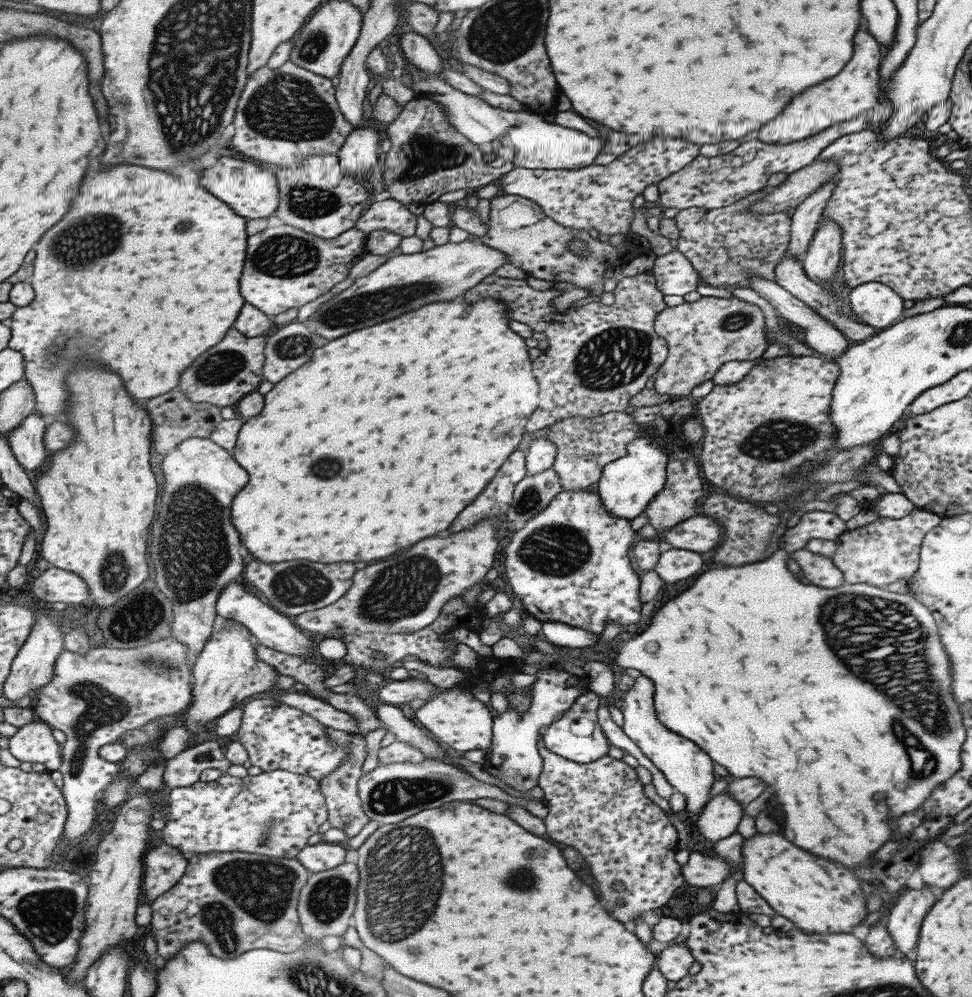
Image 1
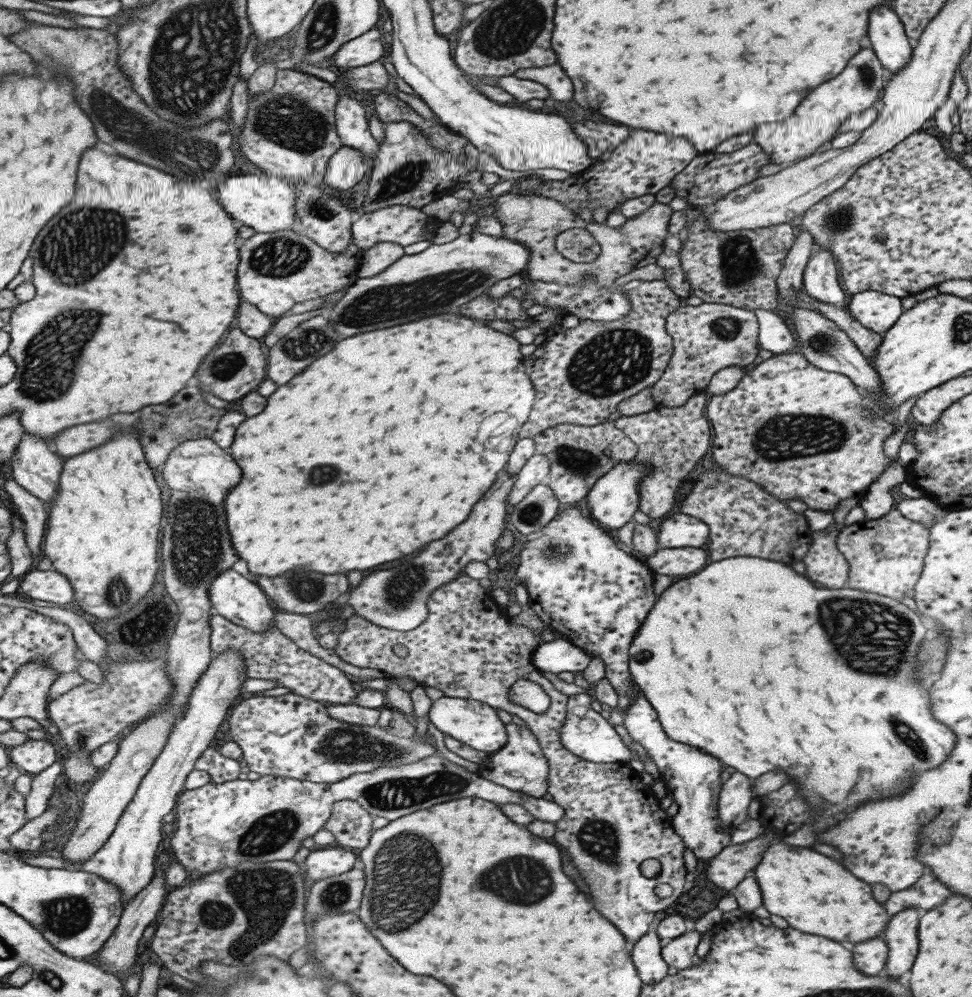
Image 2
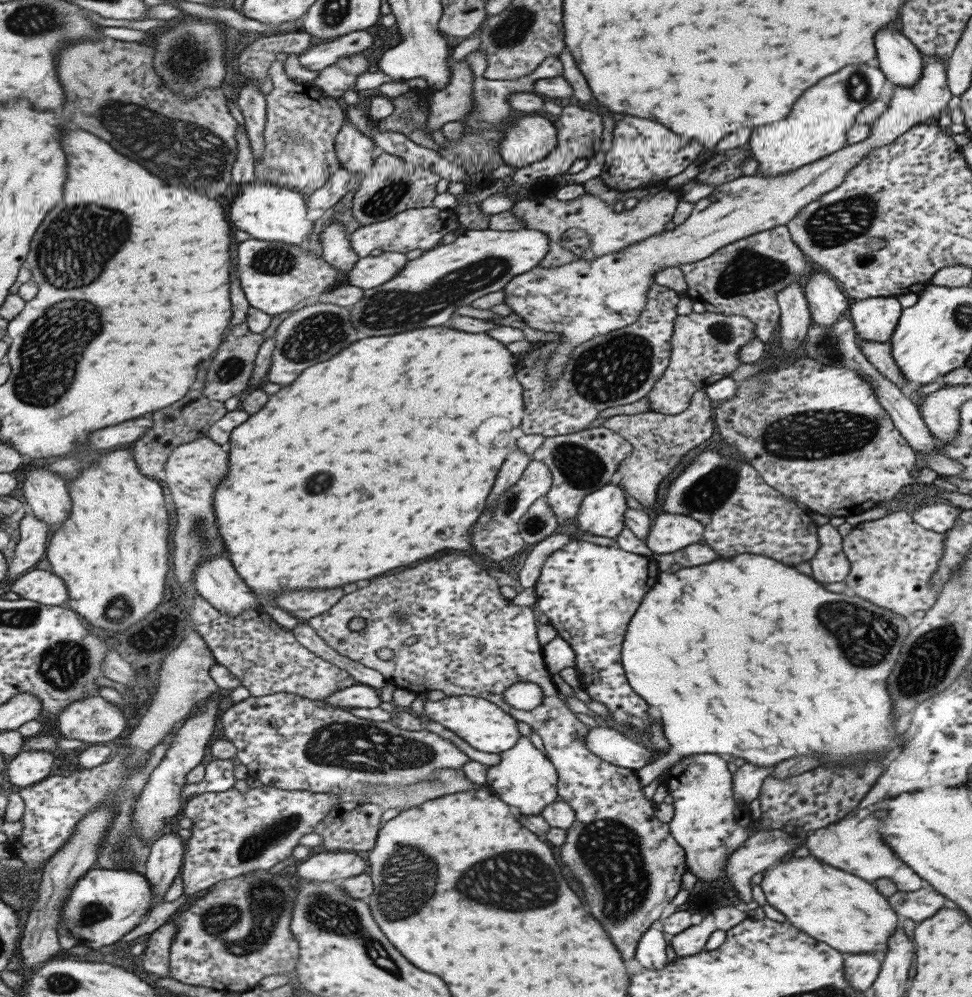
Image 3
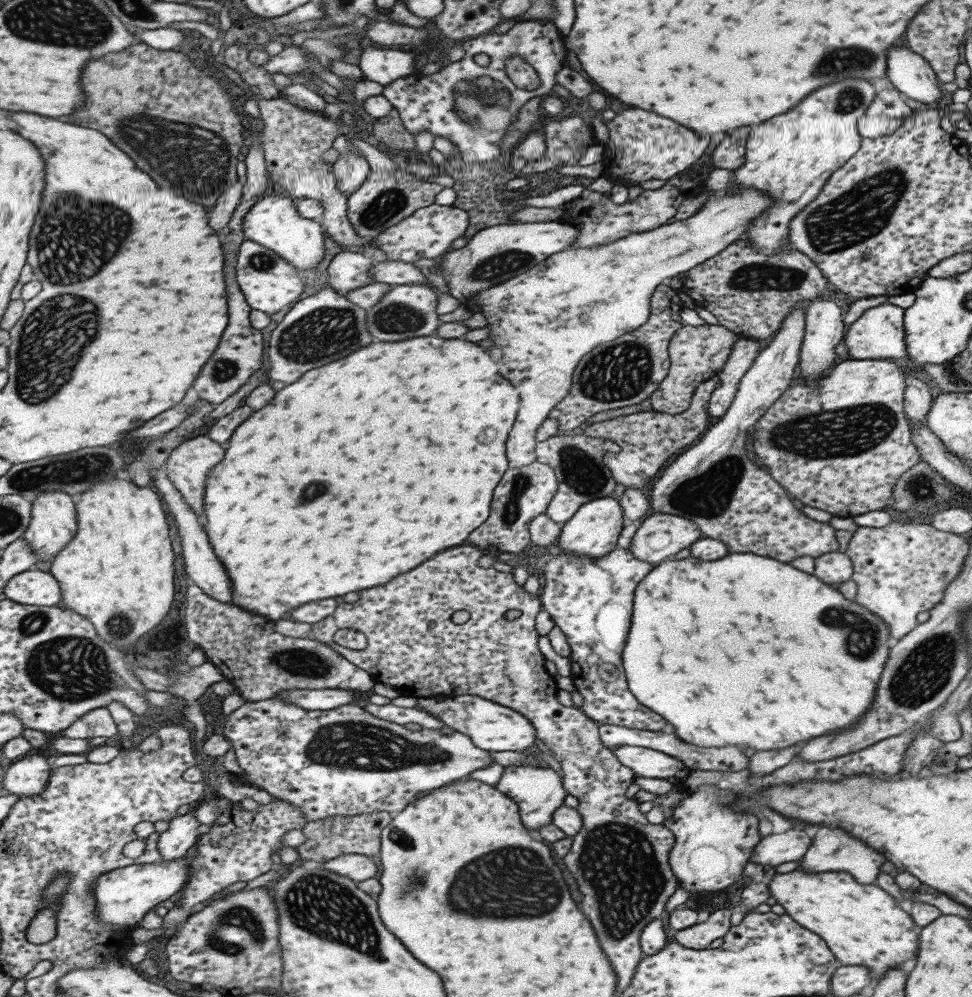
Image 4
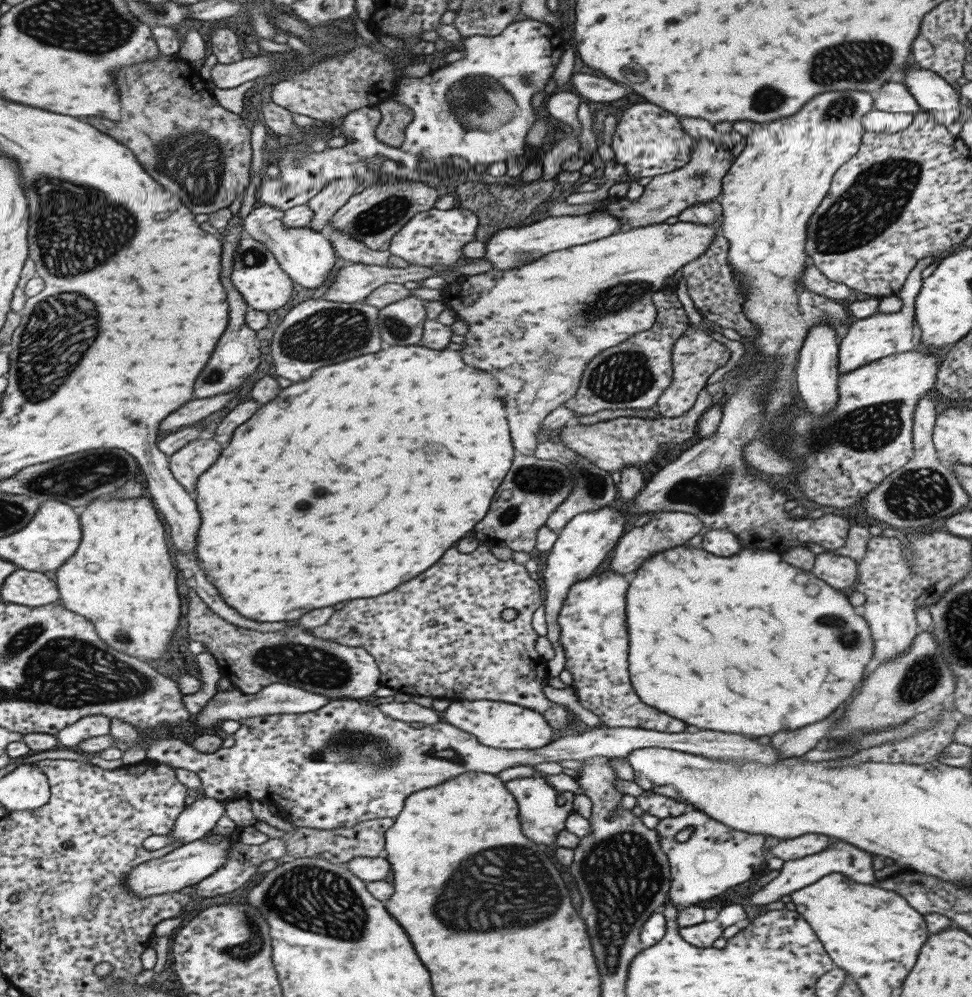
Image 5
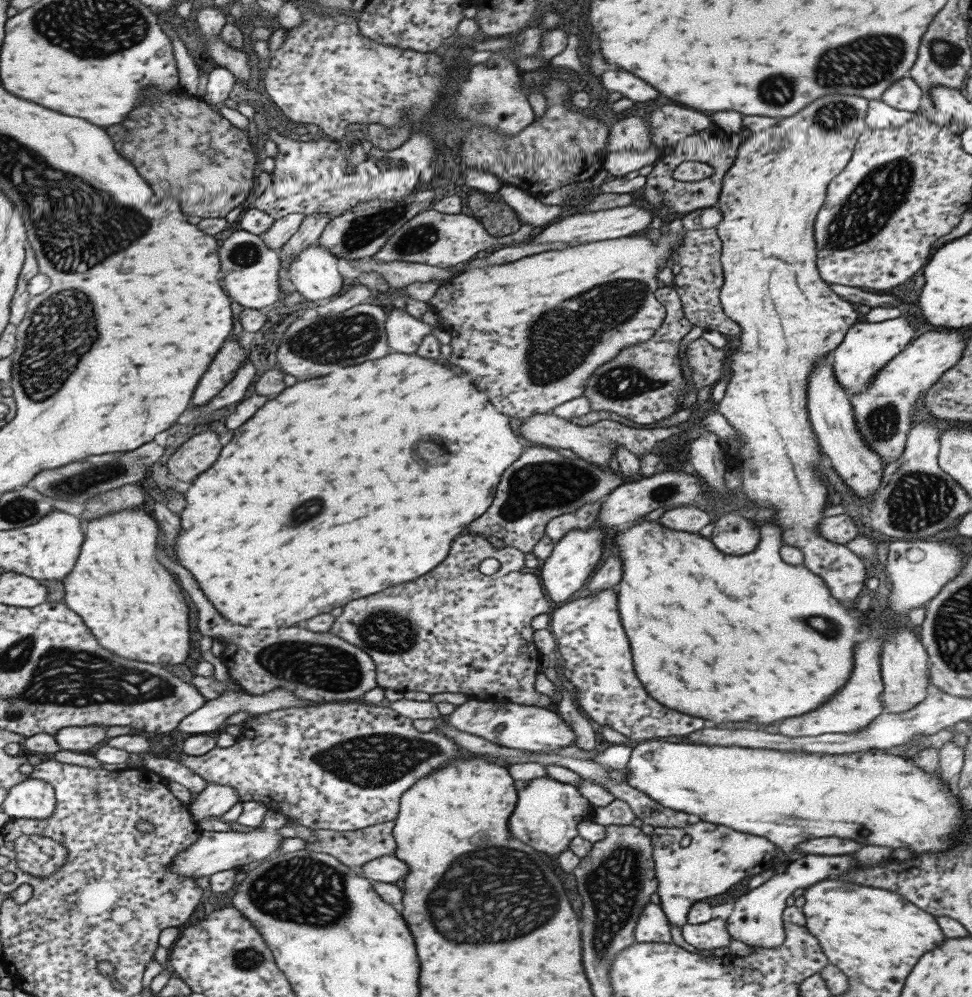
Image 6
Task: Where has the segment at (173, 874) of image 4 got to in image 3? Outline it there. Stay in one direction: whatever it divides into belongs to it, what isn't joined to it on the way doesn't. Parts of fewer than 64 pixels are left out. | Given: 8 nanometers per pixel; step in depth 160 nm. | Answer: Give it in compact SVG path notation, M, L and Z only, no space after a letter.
M91 869L71 886L60 908L58 931L69 931L73 939L92 951L113 945L148 916L152 890L142 873L134 870Z

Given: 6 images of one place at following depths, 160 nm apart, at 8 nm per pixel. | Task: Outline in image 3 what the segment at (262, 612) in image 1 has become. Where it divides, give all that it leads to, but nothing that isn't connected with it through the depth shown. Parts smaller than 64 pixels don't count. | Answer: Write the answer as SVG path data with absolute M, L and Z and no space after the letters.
M225 558L200 562L193 578L196 594L227 616L237 616L248 608L260 608L256 596Z

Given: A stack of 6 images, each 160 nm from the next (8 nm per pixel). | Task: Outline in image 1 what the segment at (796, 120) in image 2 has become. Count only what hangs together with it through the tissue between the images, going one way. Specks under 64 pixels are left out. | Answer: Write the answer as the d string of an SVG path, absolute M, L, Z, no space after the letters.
M859 28L853 36L853 52L851 58L839 73L825 82L815 84L813 88L803 90L799 96L791 98L773 122L779 122L775 132L761 132L758 130L754 137L765 144L789 144L813 136L830 126L851 120L876 105L879 94L879 44L874 36Z

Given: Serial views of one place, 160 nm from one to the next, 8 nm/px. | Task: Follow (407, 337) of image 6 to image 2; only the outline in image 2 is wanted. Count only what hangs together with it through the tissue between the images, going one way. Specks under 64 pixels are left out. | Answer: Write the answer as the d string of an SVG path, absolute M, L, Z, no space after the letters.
M473 231L463 236L457 235L457 238L451 242L431 244L417 254L400 256L379 274L367 278L356 277L346 287L343 296L332 304L326 321L337 334L345 338L345 336L353 336L359 332L369 332L369 330L397 326L403 322L413 322L417 318L435 316L441 312L455 312L457 306L483 294L498 280L509 278L513 274L522 274L527 261L527 248L514 240L507 240L501 236L487 236Z

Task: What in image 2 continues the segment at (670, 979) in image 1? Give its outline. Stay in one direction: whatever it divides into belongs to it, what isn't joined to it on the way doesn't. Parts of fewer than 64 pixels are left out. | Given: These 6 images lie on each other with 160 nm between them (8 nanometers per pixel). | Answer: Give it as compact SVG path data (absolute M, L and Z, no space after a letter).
M693 930L677 936L673 941L663 943L660 950L661 958L667 963L667 966L677 971L689 968L696 963L695 951L701 936Z

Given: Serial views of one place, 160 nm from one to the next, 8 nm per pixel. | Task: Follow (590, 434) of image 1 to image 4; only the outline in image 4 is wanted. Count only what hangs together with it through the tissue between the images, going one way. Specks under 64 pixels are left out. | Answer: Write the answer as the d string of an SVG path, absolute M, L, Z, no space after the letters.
M551 436L534 447L536 462L547 464L555 473L557 490L549 502L545 514L559 524L566 523L581 504L607 498L612 495L616 482L603 462L603 453L619 453L619 448L611 440L577 436Z

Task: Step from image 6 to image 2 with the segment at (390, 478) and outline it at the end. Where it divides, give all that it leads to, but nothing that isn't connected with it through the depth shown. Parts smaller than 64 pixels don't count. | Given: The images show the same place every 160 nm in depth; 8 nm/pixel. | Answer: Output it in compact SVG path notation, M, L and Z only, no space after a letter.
M457 314L427 316L409 324L343 338L331 348L331 352L311 362L309 368L299 372L291 382L279 386L275 390L275 396L271 394L267 398L267 406L263 408L263 412L255 414L253 418L247 418L237 428L233 444L229 446L233 460L239 464L243 472L241 482L225 496L225 512L227 512L227 528L231 534L231 544L239 554L239 558L247 562L247 570L263 577L283 574L295 566L321 574L371 570L379 564L417 552L431 540L443 538L453 526L457 526L467 518L473 504L483 496L483 492L493 484L493 480L497 479L499 470L501 468L505 470L507 456L513 444L520 440L517 438L519 428L527 420L536 393L531 386L531 380L523 372L519 344L511 336L491 330L479 320L471 320Z

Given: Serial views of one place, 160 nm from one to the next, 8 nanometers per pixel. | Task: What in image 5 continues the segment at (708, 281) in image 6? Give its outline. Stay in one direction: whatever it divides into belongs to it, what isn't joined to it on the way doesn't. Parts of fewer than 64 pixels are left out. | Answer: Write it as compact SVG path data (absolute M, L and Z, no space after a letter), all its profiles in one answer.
M715 234L708 249L699 258L682 266L682 277L686 284L686 293L692 300L701 318L715 328L732 328L740 336L755 337L758 330L744 315L740 295L740 286L734 279L734 272L727 262L728 242L723 235Z

